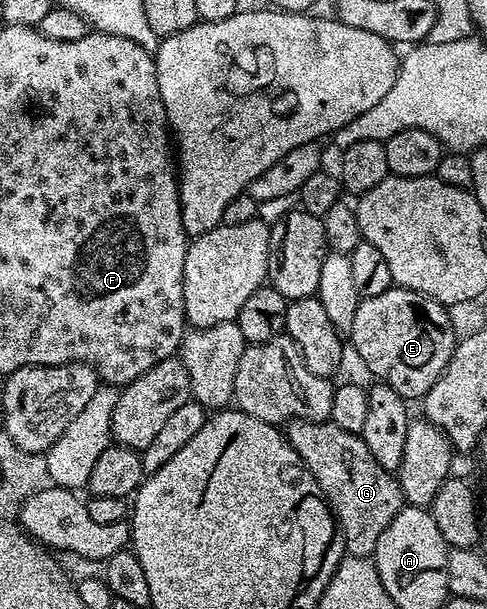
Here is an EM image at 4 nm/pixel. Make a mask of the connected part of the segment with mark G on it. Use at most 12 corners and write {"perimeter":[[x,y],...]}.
{"perimeter":[[288,422],[291,447],[337,518],[345,553],[372,558],[405,505],[361,436]]}

